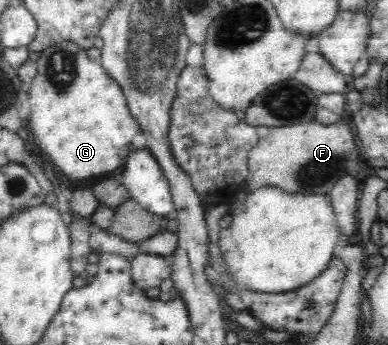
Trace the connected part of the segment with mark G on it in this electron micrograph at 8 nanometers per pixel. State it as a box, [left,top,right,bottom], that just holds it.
[27,41,141,184]

